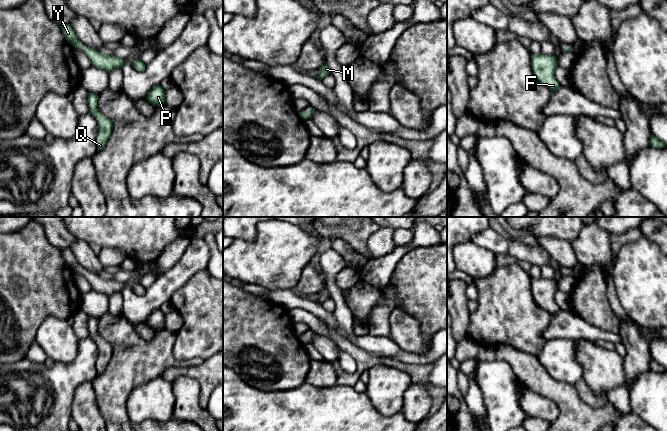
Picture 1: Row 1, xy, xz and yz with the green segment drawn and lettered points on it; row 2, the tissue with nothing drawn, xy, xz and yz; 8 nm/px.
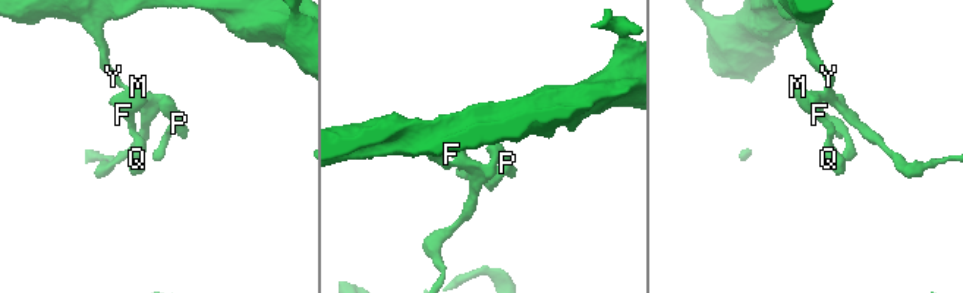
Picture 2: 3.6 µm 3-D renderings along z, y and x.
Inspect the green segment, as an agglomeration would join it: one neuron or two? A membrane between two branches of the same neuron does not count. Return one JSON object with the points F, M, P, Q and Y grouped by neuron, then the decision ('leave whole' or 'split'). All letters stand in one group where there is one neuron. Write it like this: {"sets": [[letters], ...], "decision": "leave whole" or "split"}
{"sets": [["F", "M", "P", "Q", "Y"]], "decision": "leave whole"}

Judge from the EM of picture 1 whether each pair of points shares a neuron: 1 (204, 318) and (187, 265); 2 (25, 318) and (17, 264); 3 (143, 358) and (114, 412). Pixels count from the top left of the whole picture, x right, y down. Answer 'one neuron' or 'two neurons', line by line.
1: two neurons
2: one neuron
3: one neuron

